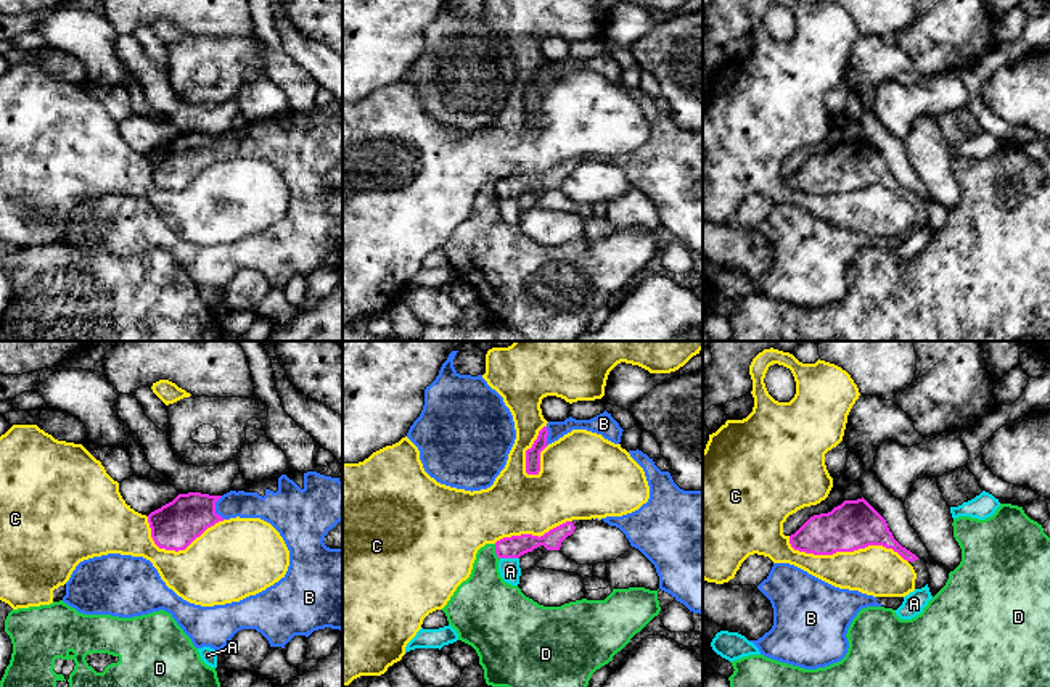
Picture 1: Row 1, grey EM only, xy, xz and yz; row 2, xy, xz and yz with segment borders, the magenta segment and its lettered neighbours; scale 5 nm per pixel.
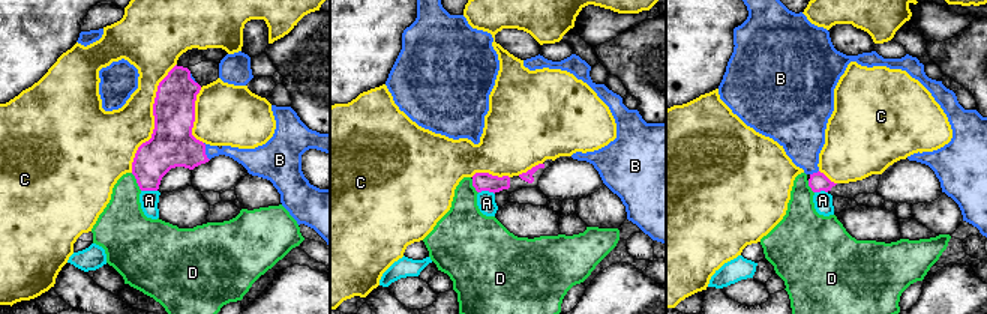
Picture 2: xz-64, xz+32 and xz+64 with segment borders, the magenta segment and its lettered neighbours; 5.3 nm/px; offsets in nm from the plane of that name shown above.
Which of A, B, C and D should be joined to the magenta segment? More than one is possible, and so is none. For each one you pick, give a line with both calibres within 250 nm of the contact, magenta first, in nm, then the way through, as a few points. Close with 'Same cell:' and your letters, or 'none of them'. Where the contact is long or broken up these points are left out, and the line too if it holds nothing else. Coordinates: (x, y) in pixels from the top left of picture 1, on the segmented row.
B: calibres 240 and 130 nm
Same cell: B

